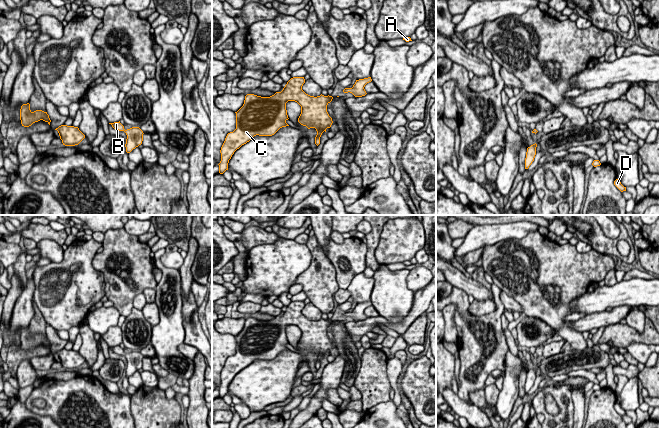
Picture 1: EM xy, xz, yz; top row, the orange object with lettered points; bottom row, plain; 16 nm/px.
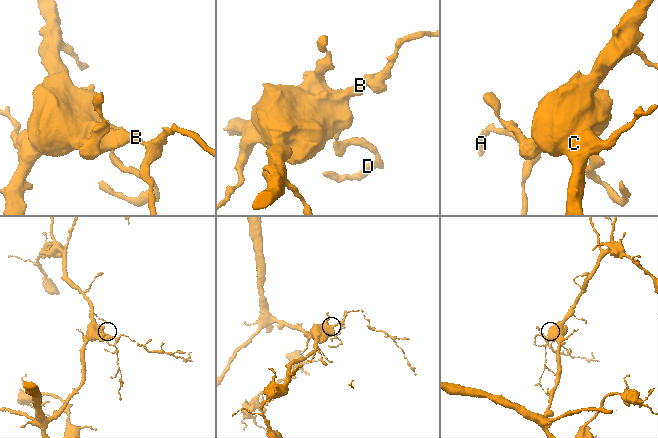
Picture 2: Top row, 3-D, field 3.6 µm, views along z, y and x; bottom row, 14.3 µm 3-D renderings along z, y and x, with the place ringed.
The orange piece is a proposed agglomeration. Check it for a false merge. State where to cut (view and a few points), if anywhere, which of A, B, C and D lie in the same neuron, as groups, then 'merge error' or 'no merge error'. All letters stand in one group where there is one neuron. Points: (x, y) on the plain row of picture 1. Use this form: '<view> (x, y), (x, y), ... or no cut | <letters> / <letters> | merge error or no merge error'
no cut | A B C D | no merge error

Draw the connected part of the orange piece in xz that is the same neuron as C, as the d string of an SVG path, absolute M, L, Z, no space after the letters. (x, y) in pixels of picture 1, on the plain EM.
M304 301L291 302L281 316L270 321L254 318L245 320L243 330L236 337L236 353L227 358L221 371L219 397L228 394L228 387L234 376L249 366L254 360L272 360L280 352L289 350L286 334L288 325L295 325L301 330L298 346L308 353L315 352L315 368L320 368L320 361L333 345L327 336L327 329L332 320L310 320L302 314Z

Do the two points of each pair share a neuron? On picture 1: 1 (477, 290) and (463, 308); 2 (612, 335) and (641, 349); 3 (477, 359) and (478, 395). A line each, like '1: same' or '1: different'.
1: different
2: different
3: different

